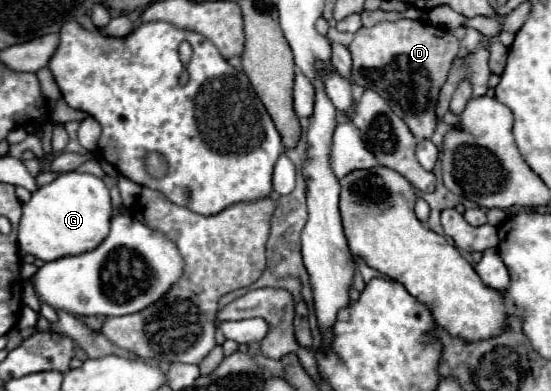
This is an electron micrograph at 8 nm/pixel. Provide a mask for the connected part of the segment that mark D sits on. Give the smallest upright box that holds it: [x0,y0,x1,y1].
[349,19,459,141]

